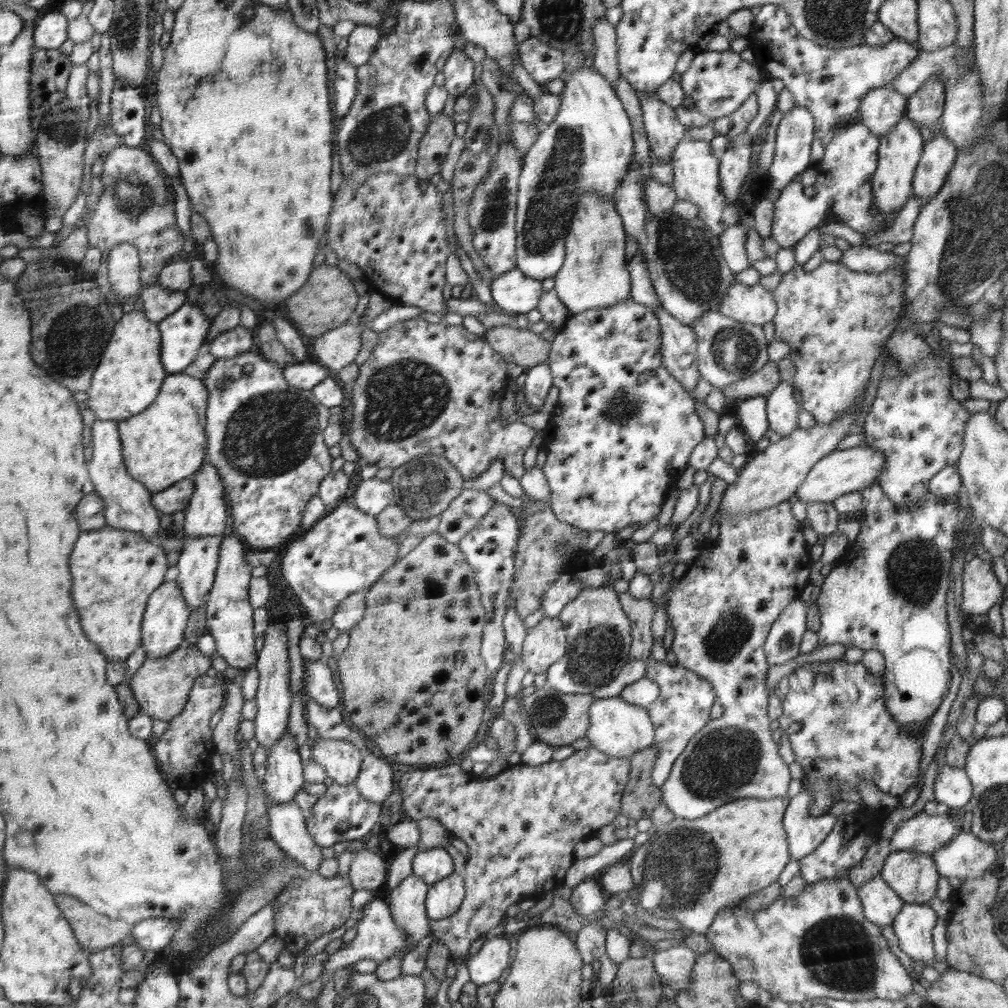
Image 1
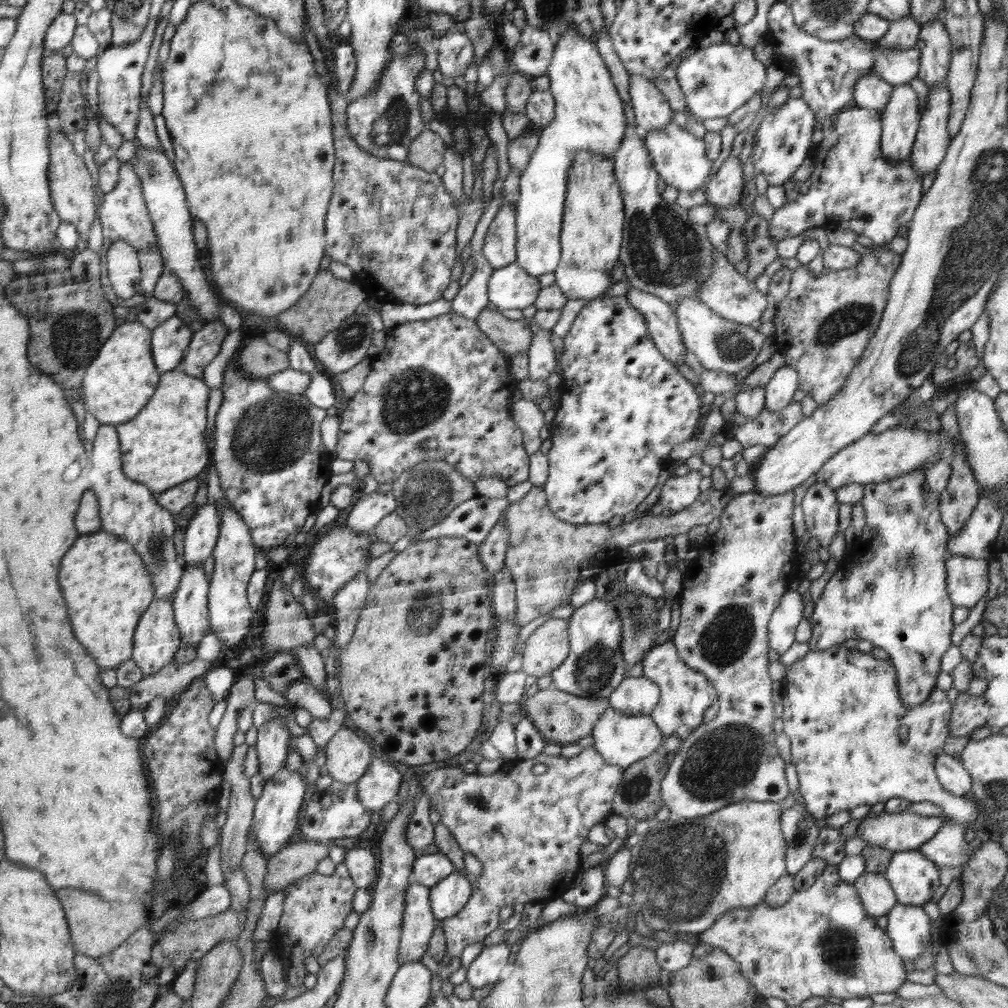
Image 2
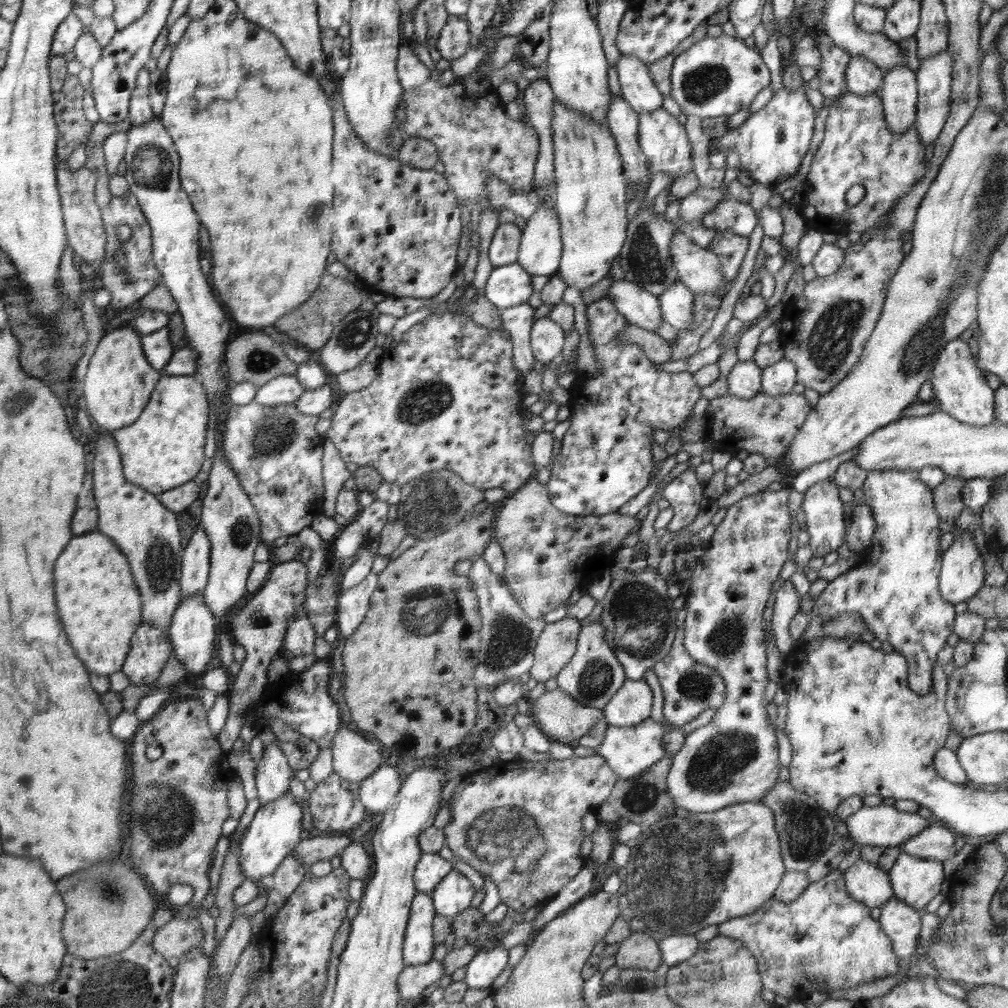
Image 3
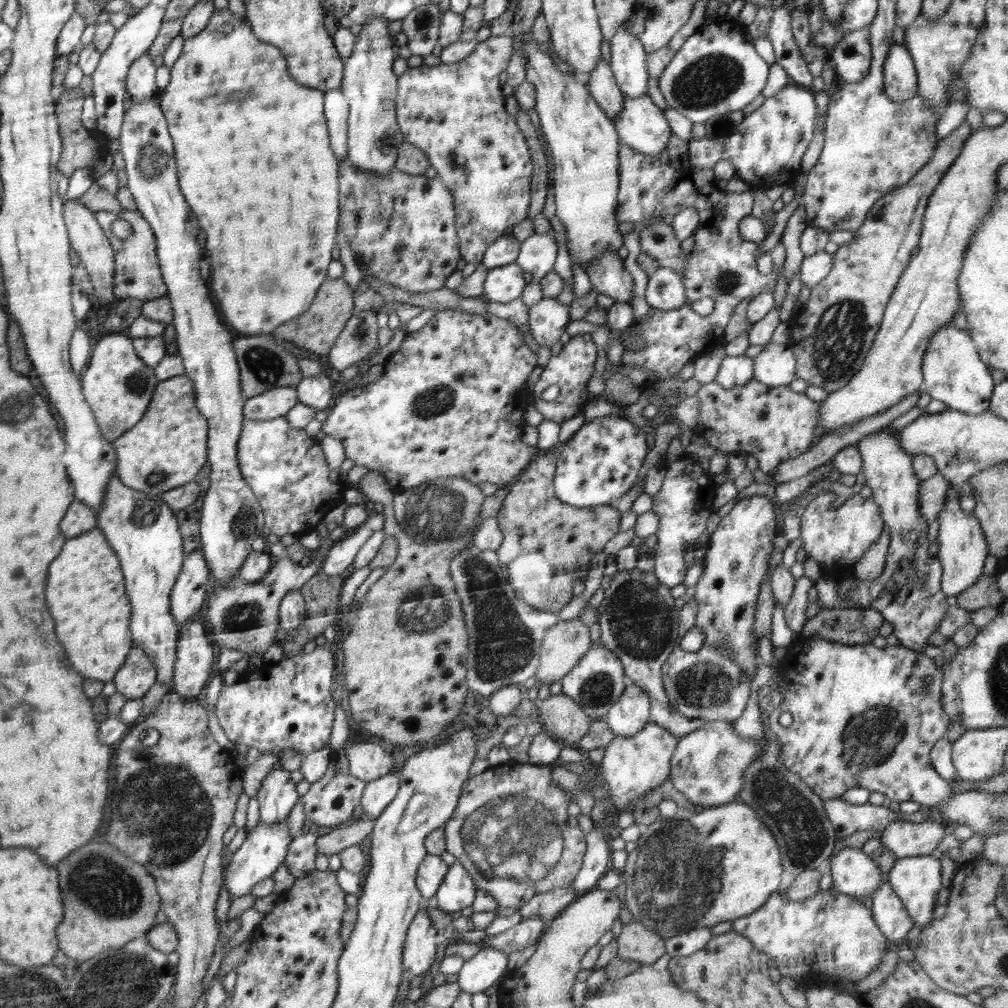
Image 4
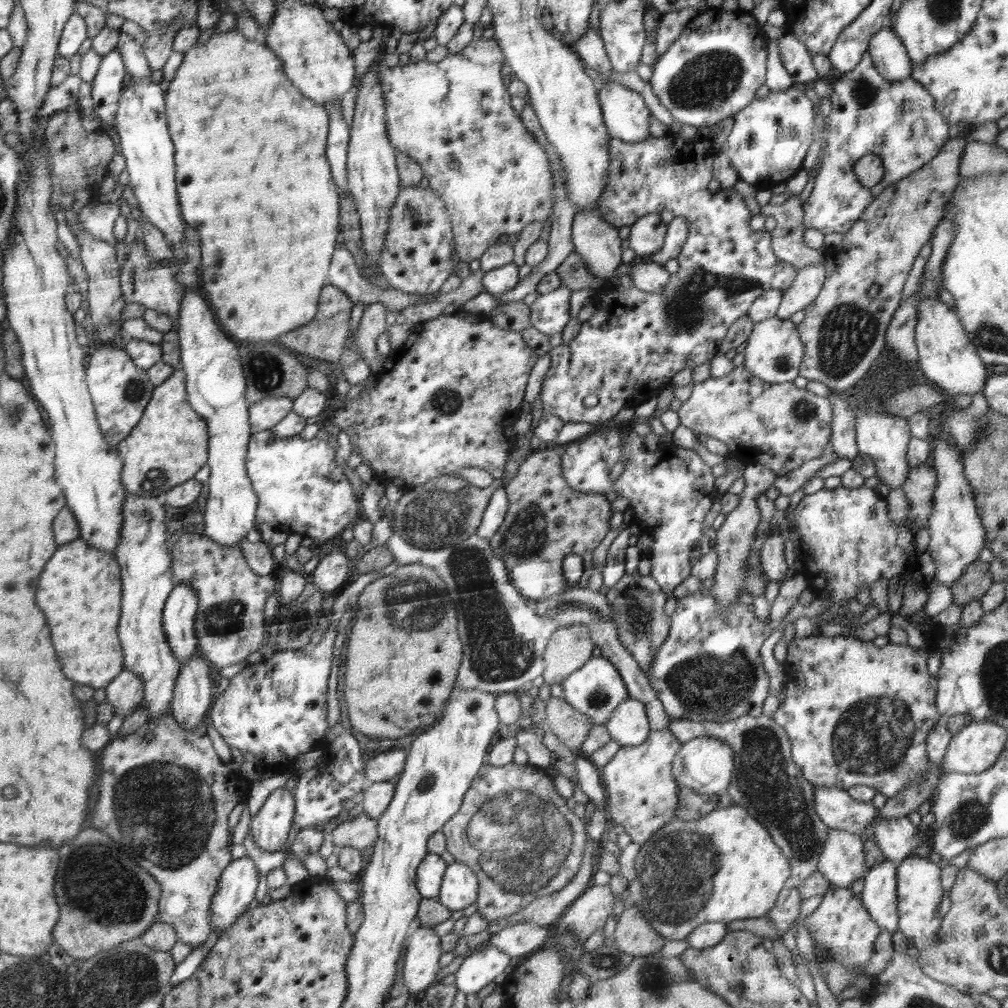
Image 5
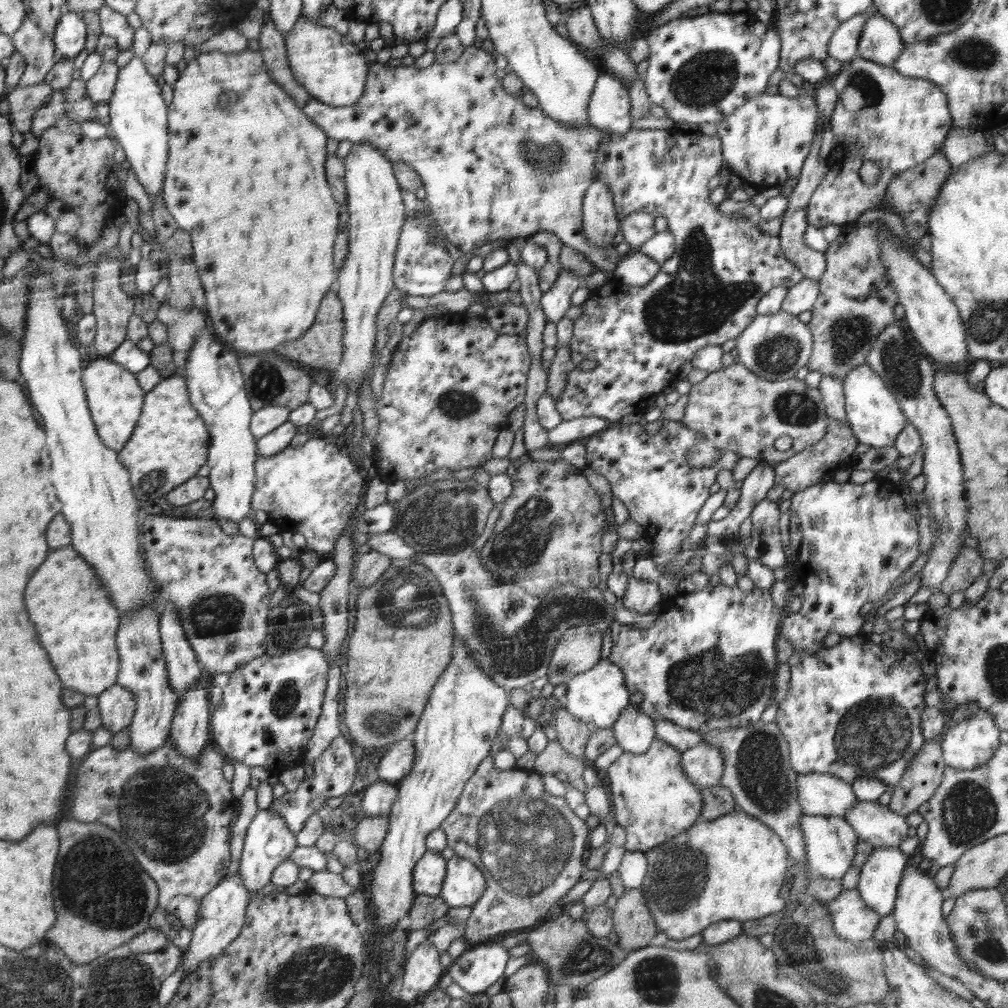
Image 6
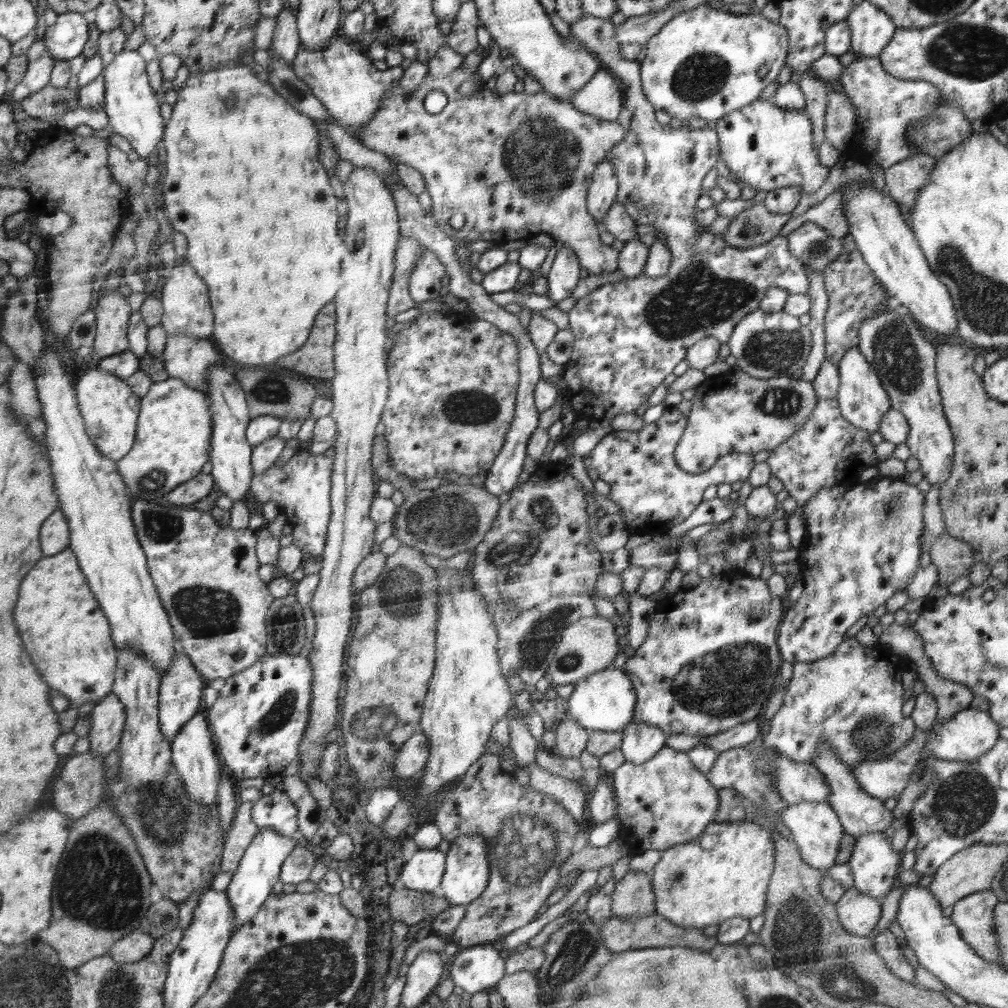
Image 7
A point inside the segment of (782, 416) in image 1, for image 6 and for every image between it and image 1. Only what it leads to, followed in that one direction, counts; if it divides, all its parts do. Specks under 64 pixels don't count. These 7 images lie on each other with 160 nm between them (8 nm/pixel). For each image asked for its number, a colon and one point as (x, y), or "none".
2: (779, 390)
3: (779, 378)
4: (775, 366)
5: (773, 353)
6: (773, 346)

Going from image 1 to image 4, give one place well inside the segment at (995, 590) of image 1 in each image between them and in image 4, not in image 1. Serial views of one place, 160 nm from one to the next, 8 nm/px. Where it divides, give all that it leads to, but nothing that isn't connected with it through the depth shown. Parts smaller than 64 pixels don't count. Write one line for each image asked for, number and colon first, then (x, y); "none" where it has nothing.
2: (967, 578)
3: (962, 574)
4: (962, 550)

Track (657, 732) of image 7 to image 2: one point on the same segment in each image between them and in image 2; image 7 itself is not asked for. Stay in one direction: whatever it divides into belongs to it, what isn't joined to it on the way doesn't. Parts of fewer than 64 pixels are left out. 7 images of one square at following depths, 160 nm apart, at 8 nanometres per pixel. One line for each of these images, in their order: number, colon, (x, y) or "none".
2: (635, 696)
3: (632, 703)
4: (630, 714)
5: (630, 725)
6: (634, 732)

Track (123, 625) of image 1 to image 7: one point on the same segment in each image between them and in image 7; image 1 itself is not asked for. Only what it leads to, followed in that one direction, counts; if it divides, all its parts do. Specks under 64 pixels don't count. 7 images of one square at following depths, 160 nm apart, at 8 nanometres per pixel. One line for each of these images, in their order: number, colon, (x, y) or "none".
2: (107, 584)
3: (100, 603)
4: (86, 592)
5: (81, 590)
6: (78, 621)
7: (68, 636)

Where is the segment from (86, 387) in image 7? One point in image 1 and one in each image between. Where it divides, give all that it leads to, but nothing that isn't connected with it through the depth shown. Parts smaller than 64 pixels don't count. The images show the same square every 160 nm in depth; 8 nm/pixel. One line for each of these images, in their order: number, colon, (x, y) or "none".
1: (127, 380)
2: (124, 376)
3: (119, 381)
4: (120, 385)
5: (121, 389)
6: (116, 397)

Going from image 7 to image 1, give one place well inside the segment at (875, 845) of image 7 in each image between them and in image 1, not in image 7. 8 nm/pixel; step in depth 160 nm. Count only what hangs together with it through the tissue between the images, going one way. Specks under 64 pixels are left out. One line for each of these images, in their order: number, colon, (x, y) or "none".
1: (914, 923)
2: (908, 926)
3: (900, 922)
4: (891, 917)
5: (879, 896)
6: (880, 876)

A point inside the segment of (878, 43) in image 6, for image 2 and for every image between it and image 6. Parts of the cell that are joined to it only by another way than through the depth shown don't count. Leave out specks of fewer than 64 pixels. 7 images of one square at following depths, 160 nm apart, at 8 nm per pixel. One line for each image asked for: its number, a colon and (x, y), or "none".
2: (899, 121)
3: (899, 96)
4: (899, 74)
5: (889, 56)

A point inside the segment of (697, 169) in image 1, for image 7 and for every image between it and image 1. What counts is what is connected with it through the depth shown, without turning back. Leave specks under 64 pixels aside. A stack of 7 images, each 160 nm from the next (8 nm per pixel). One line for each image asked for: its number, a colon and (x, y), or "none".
2: (680, 158)
3: (663, 139)
4: (641, 124)
5: (626, 117)
6: (609, 107)
7: (600, 97)

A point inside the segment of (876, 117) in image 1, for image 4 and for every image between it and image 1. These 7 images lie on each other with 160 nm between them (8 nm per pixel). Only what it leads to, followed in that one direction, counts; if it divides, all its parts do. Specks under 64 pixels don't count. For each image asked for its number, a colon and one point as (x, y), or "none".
2: (871, 92)
3: (862, 76)
4: (851, 58)

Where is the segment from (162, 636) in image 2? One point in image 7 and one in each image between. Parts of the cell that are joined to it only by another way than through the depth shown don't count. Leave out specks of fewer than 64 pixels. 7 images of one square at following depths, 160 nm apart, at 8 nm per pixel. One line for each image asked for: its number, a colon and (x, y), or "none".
3: (151, 648)
4: (139, 673)
5: (127, 690)
6: (117, 705)
7: (108, 718)

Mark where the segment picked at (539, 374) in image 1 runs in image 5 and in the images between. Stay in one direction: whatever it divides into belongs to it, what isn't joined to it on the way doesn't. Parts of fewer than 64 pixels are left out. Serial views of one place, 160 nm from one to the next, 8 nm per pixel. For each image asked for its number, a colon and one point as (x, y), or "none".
2: (542, 358)
3: (546, 339)
4: (548, 318)
5: (550, 313)

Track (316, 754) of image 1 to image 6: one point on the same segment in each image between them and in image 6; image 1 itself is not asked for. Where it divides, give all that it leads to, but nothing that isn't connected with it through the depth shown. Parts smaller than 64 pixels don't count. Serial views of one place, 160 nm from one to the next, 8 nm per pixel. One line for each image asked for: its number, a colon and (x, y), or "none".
2: (348, 756)
3: (354, 758)
4: (368, 761)
5: (387, 766)
6: (398, 762)

